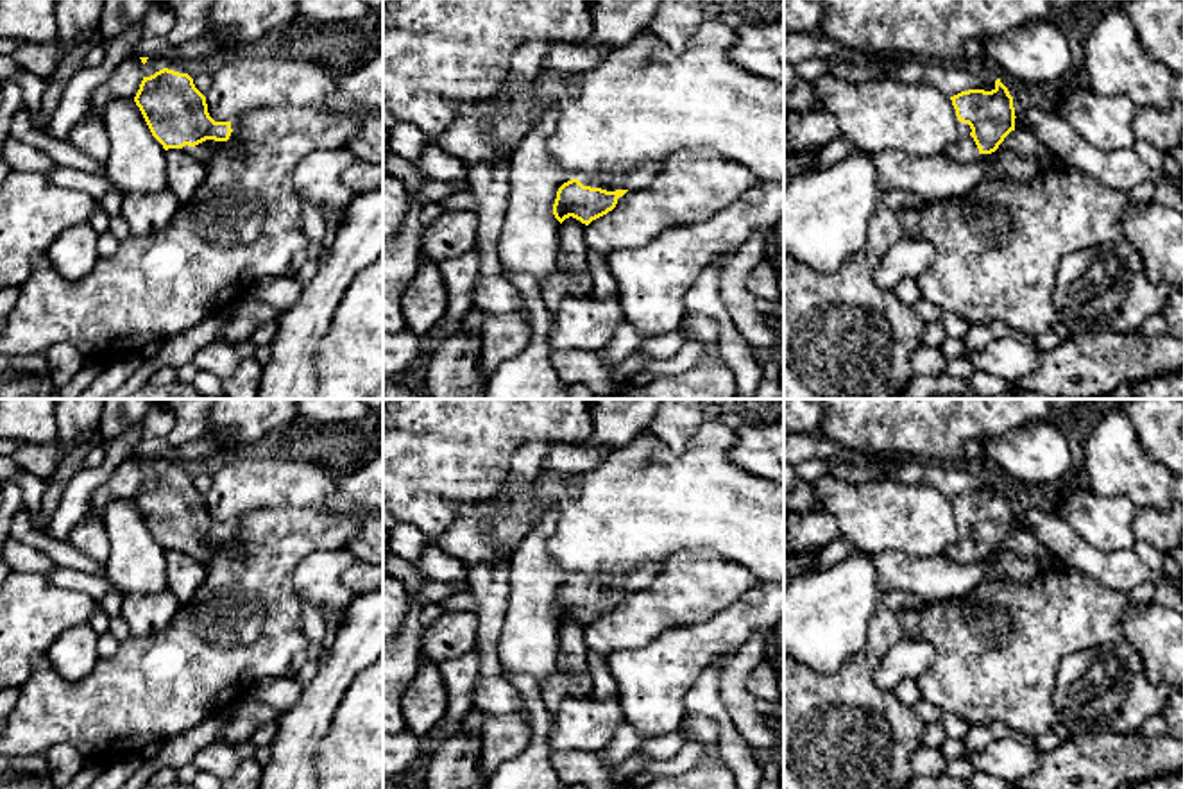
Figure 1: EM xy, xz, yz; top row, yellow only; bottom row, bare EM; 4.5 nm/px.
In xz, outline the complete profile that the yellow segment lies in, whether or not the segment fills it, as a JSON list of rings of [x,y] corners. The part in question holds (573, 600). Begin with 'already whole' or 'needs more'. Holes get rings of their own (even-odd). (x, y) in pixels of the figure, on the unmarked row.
needs more | [[[646,562],[623,574],[600,573],[571,580],[558,589],[553,615],[560,624],[573,617],[589,626],[612,612],[626,592],[648,589],[662,567],[662,562]]]

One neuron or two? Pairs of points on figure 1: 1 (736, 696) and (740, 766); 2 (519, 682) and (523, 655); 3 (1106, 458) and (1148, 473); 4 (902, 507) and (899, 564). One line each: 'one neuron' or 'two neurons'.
1: two neurons
2: two neurons
3: one neuron
4: two neurons

